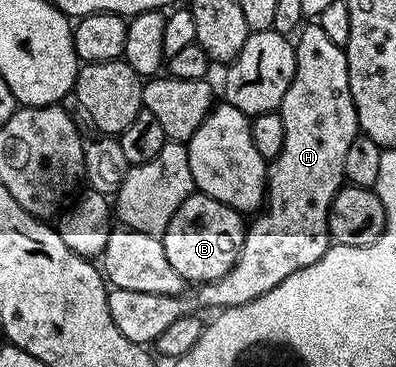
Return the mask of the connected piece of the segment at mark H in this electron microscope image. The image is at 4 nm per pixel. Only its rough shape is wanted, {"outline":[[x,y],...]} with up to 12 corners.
{"outline":[[295,36],[286,137],[234,265],[183,295],[112,287],[155,344],[178,317],[246,305],[314,265],[358,134],[345,48]]}

